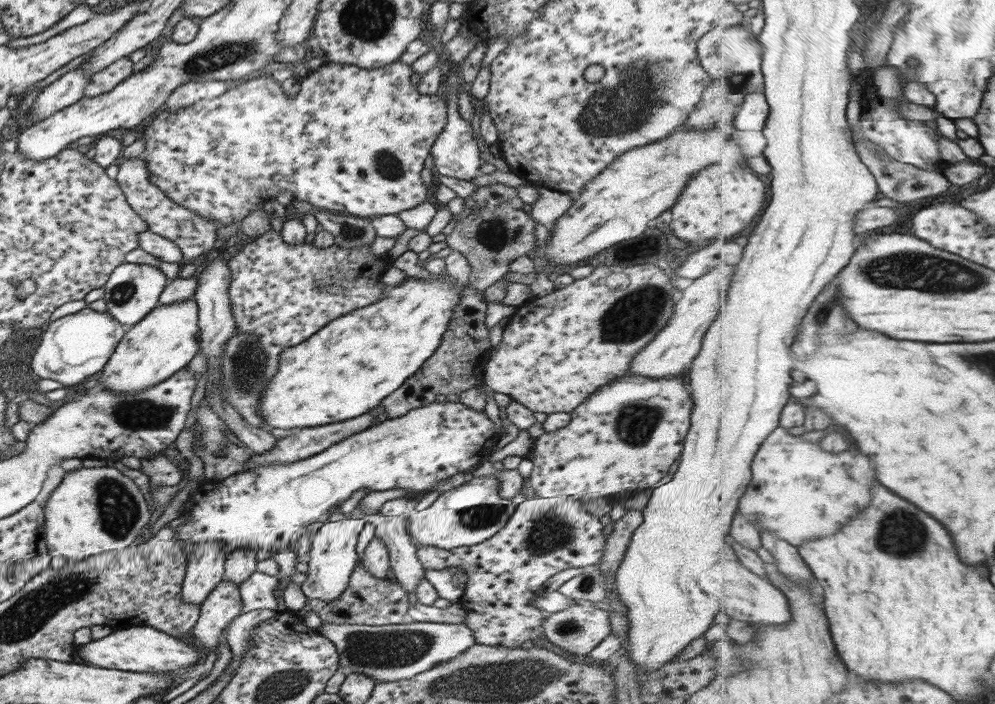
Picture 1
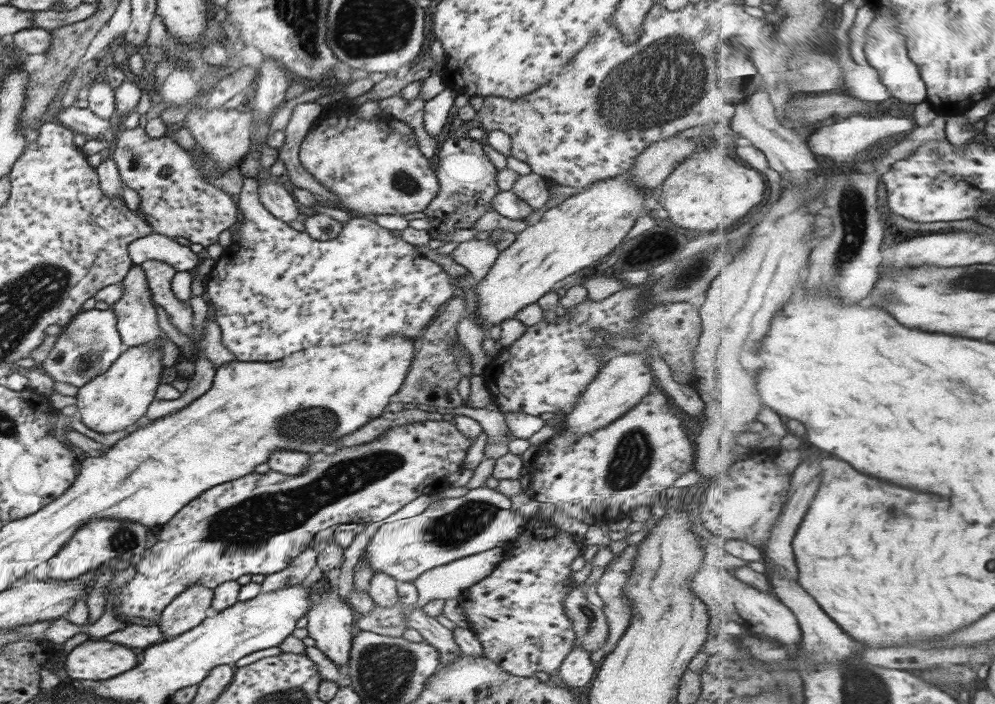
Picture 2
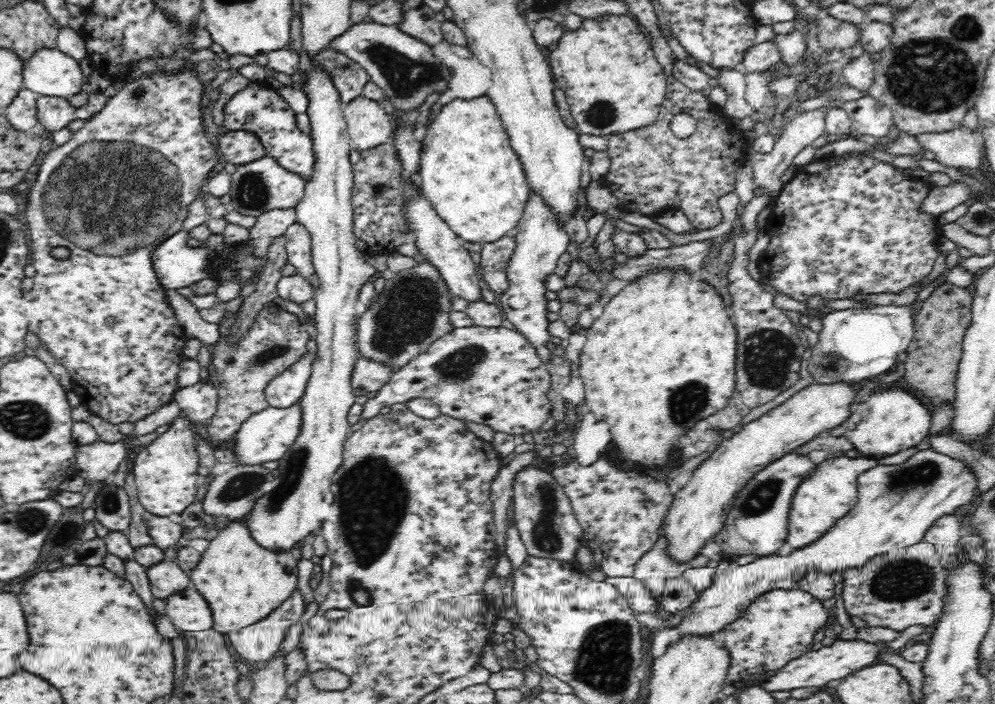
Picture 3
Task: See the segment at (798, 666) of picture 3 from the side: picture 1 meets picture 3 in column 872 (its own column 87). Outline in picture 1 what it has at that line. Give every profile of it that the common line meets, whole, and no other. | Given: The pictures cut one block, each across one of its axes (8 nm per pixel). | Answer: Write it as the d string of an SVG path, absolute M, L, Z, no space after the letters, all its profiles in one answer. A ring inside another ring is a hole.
M128 626L114 629L103 638L81 645L80 658L86 665L127 672L179 670L197 662L197 652L179 637L165 634L152 626Z

